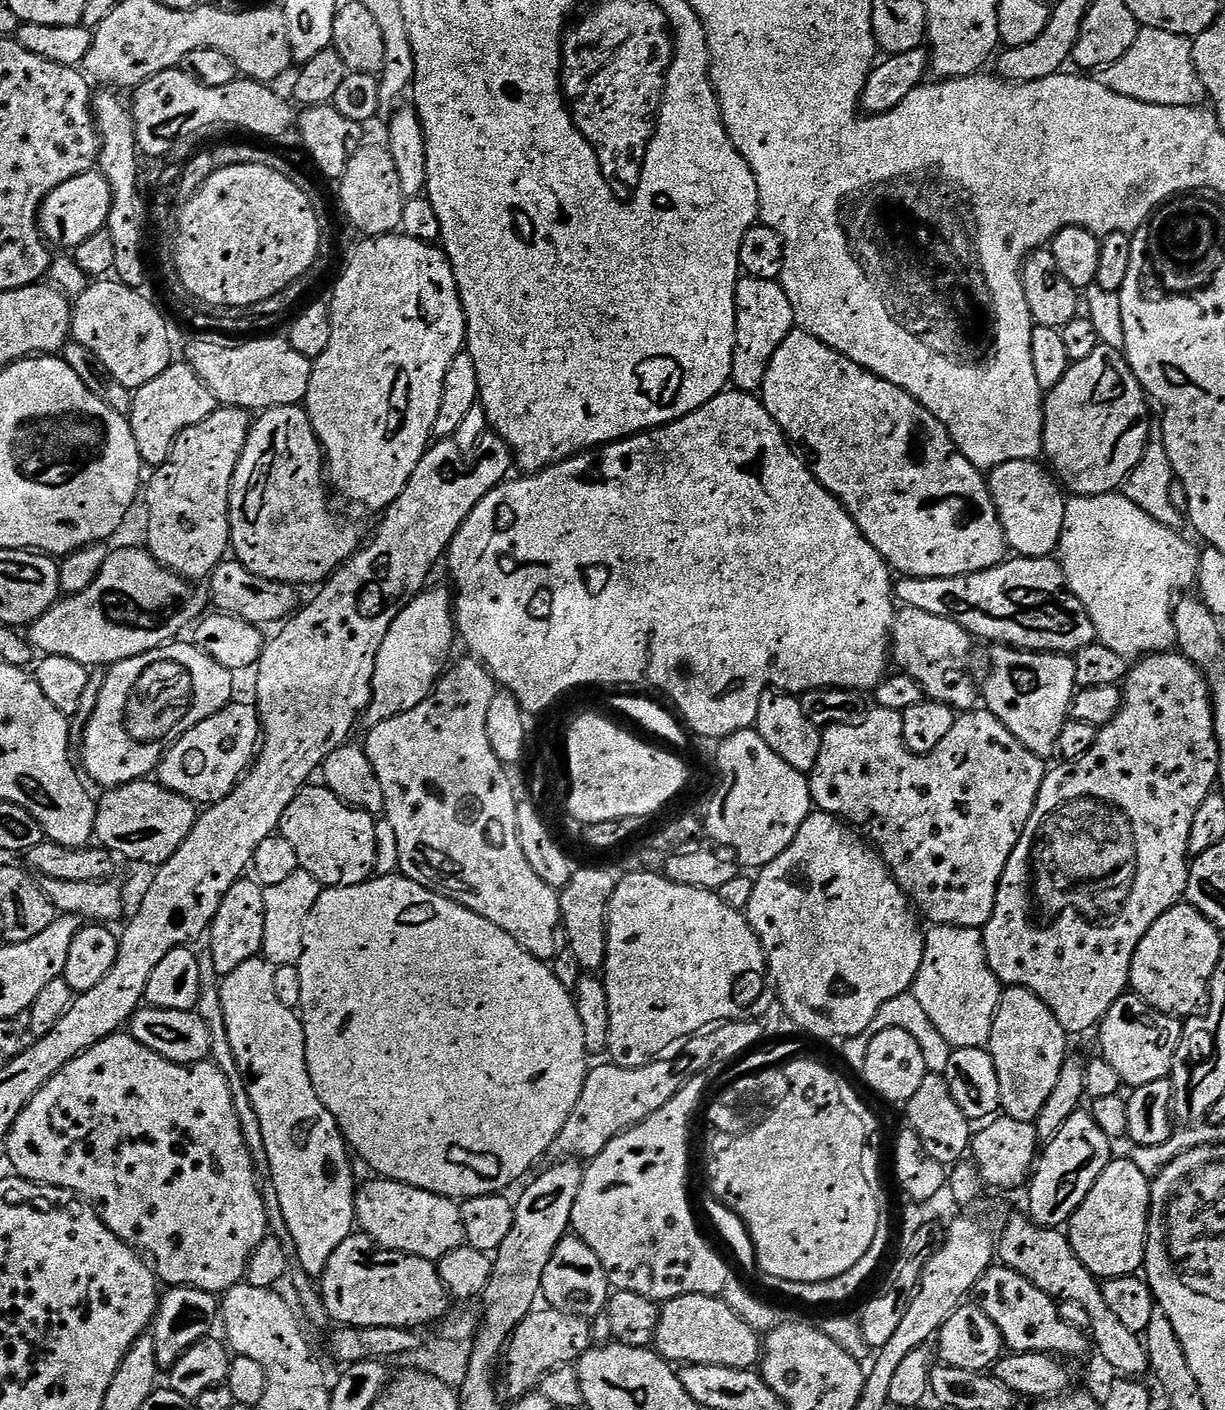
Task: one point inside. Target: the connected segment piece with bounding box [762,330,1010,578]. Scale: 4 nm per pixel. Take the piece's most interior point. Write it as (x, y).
(920, 503)

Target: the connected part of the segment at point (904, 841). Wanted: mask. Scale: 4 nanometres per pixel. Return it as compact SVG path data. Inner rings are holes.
M873 707L866 714L866 718L854 726L835 724L823 729L818 762L810 774L810 787L813 805L819 811L829 812L831 816L839 816L841 820L859 829L871 841L876 851L884 857L884 862L892 871L892 876L898 882L898 886L904 891L909 901L915 905L923 919L925 916L926 919L932 920L928 922L933 925L945 924L959 928L983 929L994 914L998 886L1002 882L1006 862L1010 862L1010 854L1014 854L1014 846L1018 846L1018 838L1022 838L1022 830L1036 805L1036 799L1046 775L1044 764L1045 761L1041 757L1035 756L1026 746L1022 746L1022 742L1018 742L1018 738L1014 738L1014 734L1010 734L1010 730L1006 730L1004 723L990 711L968 710L957 715L954 730L950 730L950 734L946 734L946 738L942 738L942 742L938 742L934 751L919 756L918 753L910 751L906 746L902 734L901 713Z

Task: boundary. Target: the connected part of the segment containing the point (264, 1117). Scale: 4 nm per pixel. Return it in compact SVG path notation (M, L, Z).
M257 958L250 962L242 962L242 966L238 966L238 970L234 970L229 976L221 979L222 1007L226 1018L226 1029L230 1038L230 1046L234 1050L234 1058L237 1059L237 1065L246 1078L250 1102L254 1102L254 1114L258 1114L258 1126L262 1126L262 1142L266 1146L266 1167L272 1171L272 1184L270 1184L270 1188L271 1191L278 1194L278 1206L282 1210L284 1228L286 1232L292 1235L292 1240L296 1243L296 1252L294 1248L295 1263L296 1260L300 1263L300 1268L306 1275L320 1278L323 1277L326 1266L334 1254L334 1250L338 1250L338 1246L342 1246L342 1242L346 1242L346 1238L353 1235L354 1229L357 1227L356 1193L358 1191L358 1183L352 1173L353 1157L350 1155L348 1142L345 1140L344 1135L341 1134L334 1114L330 1114L330 1110L326 1110L322 1098L318 1098L318 1094L310 1082L310 1070L306 1066L306 1034L304 1033L304 1022L293 1009L285 1006L282 998L278 998L278 990L274 990L275 973L276 968L263 958Z

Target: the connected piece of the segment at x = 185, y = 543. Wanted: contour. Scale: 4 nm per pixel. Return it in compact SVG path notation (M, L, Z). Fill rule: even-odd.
M227 406L217 407L214 414L210 414L210 418L206 418L202 422L198 422L198 426L190 426L187 430L177 438L176 443L172 445L172 453L168 456L168 463L159 465L155 469L156 472L152 476L152 481L147 481L146 496L148 492L148 544L147 551L152 553L152 557L157 560L163 568L169 568L172 572L177 572L180 576L187 578L192 582L200 582L200 579L211 577L212 571L229 555L230 537L232 535L232 525L230 523L230 505L232 503L232 479L234 478L234 470L238 466L238 462L244 453L246 446L246 438L248 432L252 428L253 417L249 415L245 409L229 408Z

